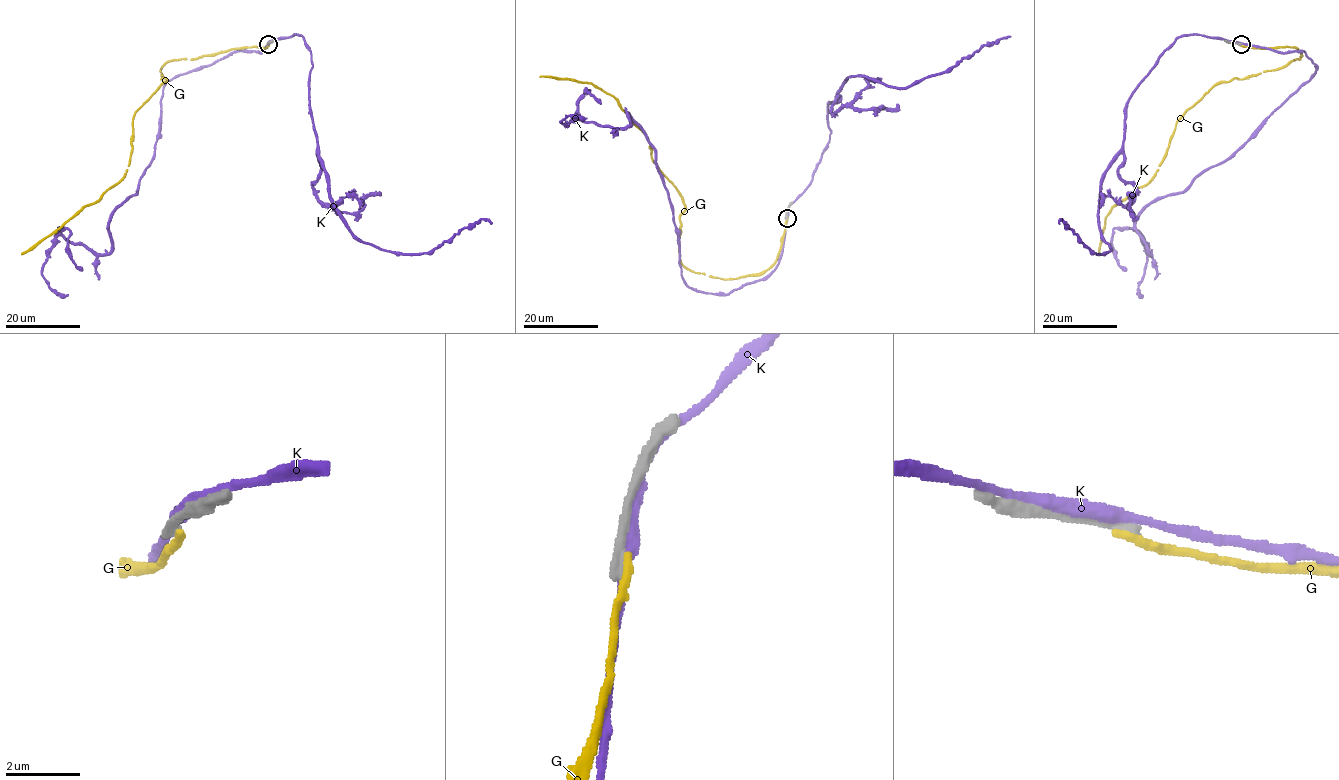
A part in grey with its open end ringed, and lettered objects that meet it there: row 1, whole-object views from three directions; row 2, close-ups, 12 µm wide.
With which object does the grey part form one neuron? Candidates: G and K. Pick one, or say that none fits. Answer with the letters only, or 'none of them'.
none of them

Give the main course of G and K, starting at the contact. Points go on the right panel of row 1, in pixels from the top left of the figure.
G: (1239, 44), (1292, 47), (1301, 55), (1283, 67), (1220, 81), (1184, 113), (1155, 175), (1107, 215), (1098, 254)
K: (1234, 43), (1303, 50), (1316, 72), (1228, 158), (1140, 214), (1135, 231), (1150, 254), (1142, 236), (1141, 296)

